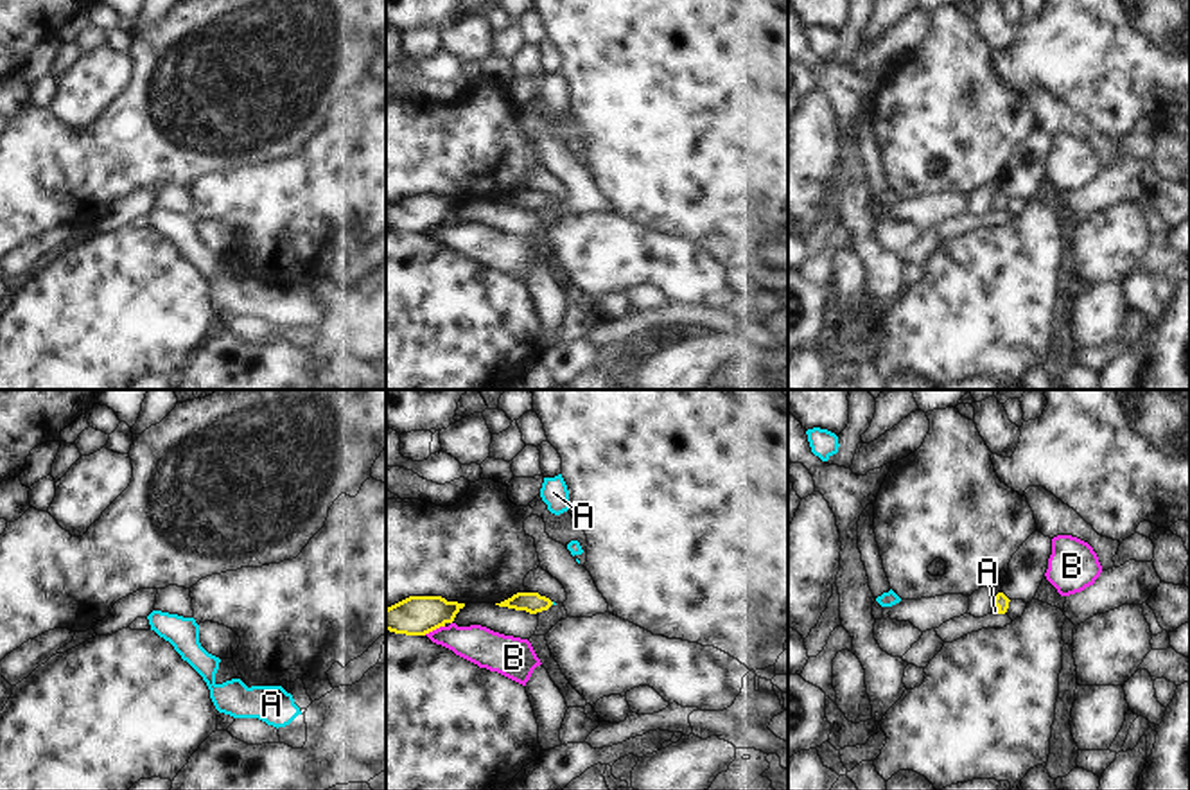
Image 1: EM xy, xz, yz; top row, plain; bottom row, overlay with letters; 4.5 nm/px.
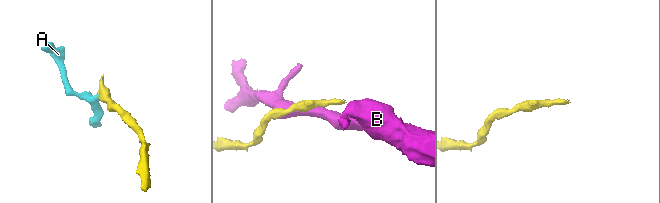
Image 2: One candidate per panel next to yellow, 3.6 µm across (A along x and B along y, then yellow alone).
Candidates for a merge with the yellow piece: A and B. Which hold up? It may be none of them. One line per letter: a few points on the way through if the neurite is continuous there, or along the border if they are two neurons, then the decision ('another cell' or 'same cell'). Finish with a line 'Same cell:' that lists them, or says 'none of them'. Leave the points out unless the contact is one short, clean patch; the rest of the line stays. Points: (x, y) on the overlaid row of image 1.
A: way yz (1002, 602), (998, 609), (995, 611); same cell
B: another cell
Same cell: A

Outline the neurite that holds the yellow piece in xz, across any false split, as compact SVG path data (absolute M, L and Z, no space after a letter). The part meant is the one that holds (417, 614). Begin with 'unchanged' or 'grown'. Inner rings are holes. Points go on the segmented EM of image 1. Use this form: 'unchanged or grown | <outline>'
unchanged | M409 596L386 609L386 630L406 636L425 636L452 623L465 603L442 596Z

